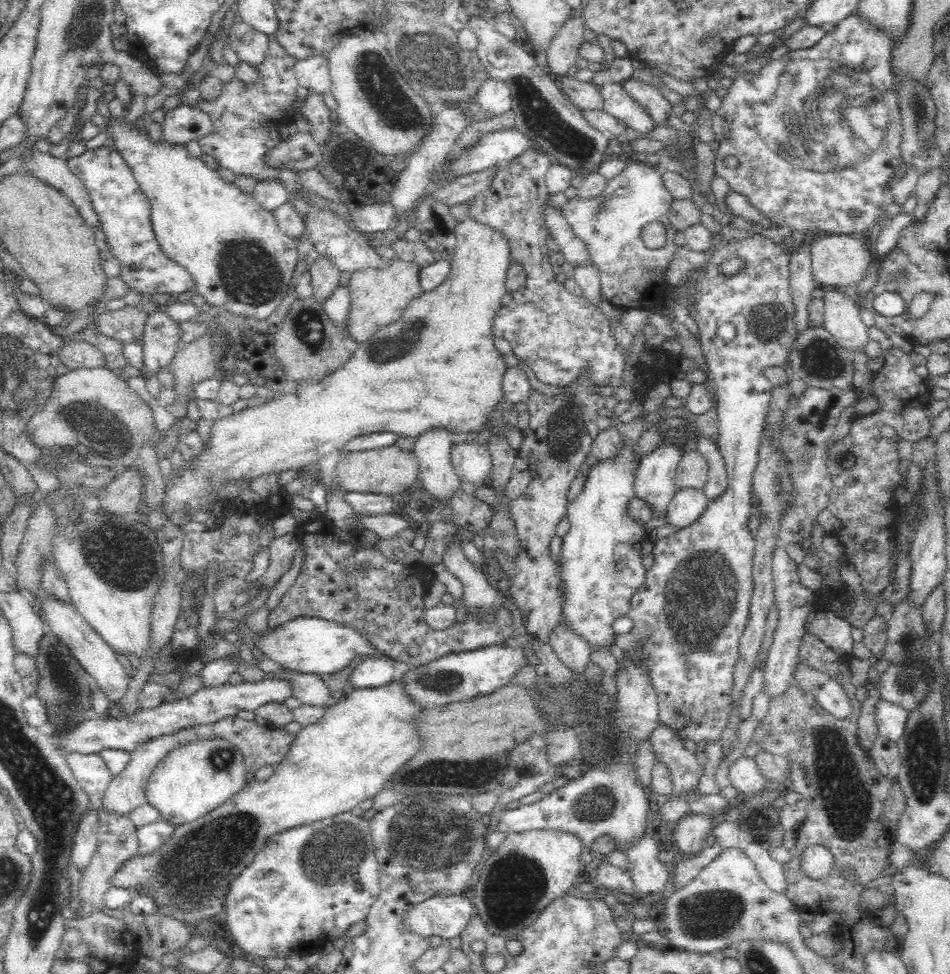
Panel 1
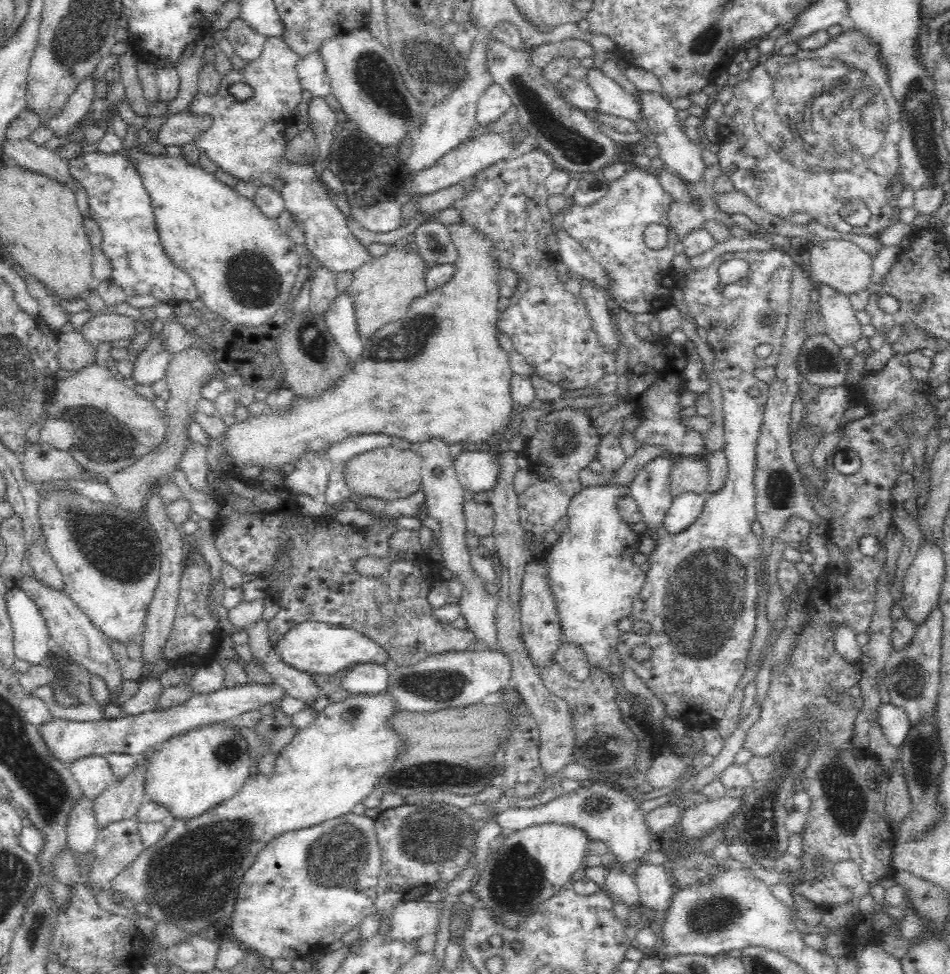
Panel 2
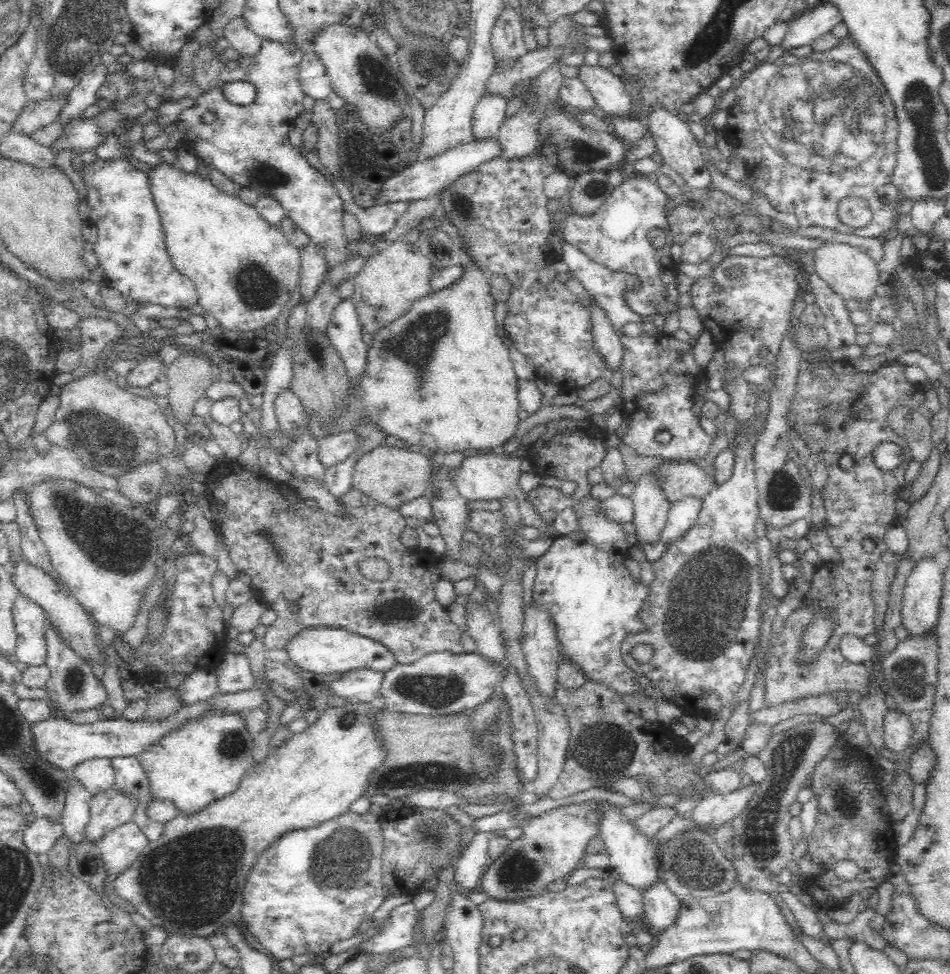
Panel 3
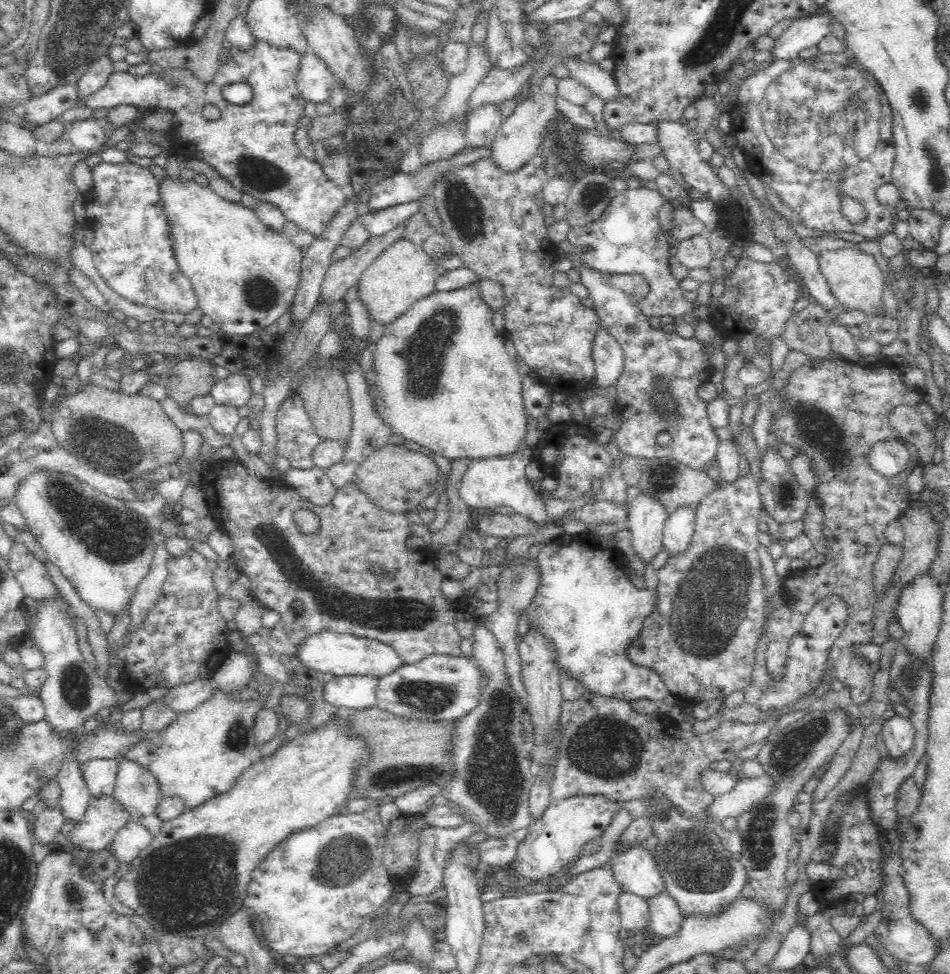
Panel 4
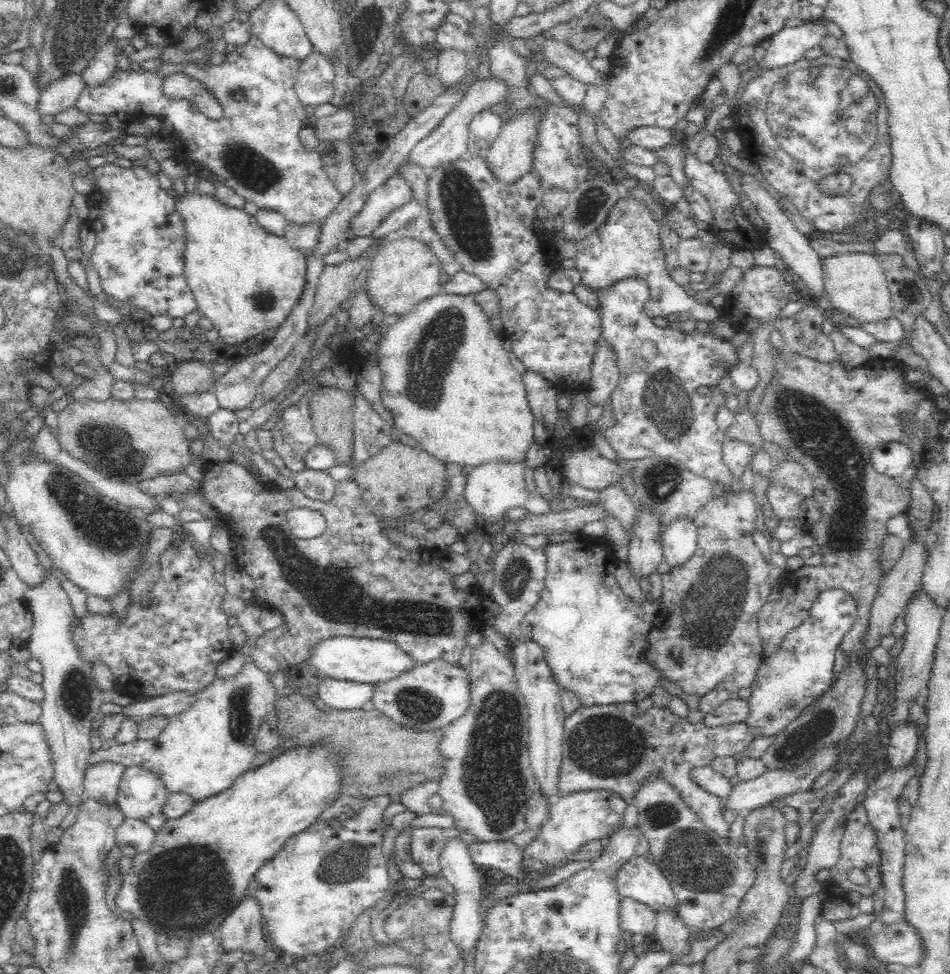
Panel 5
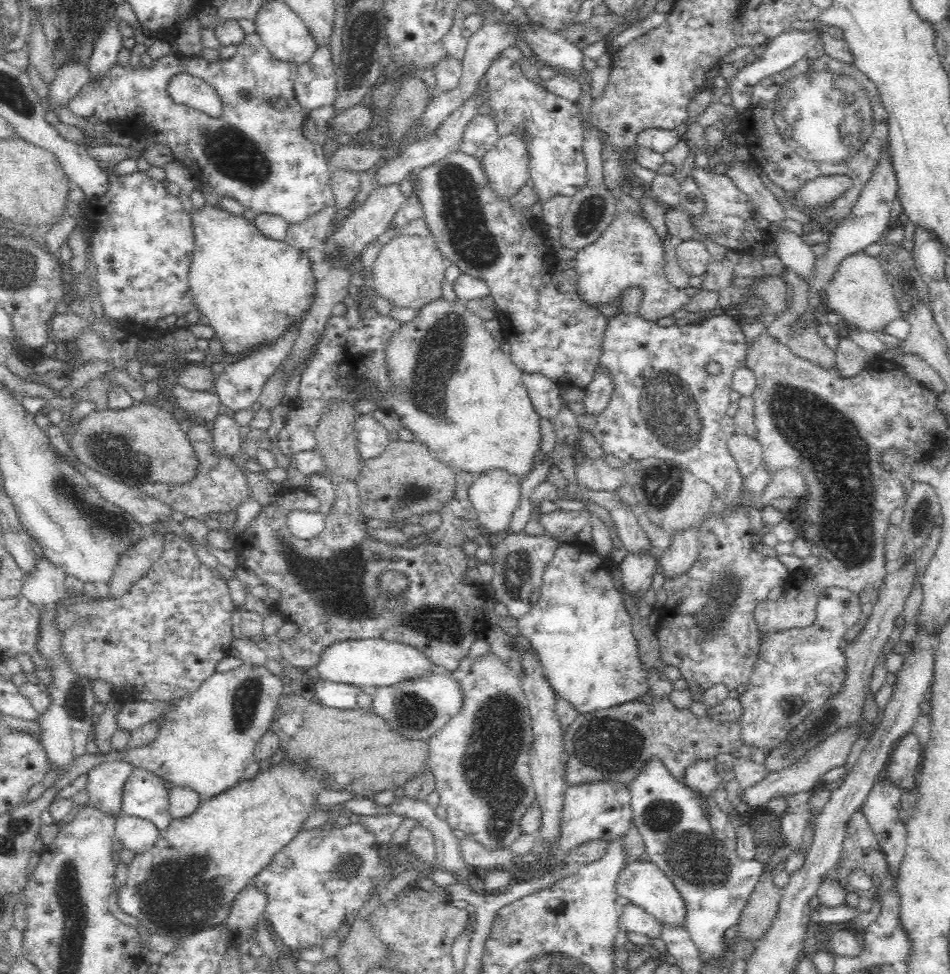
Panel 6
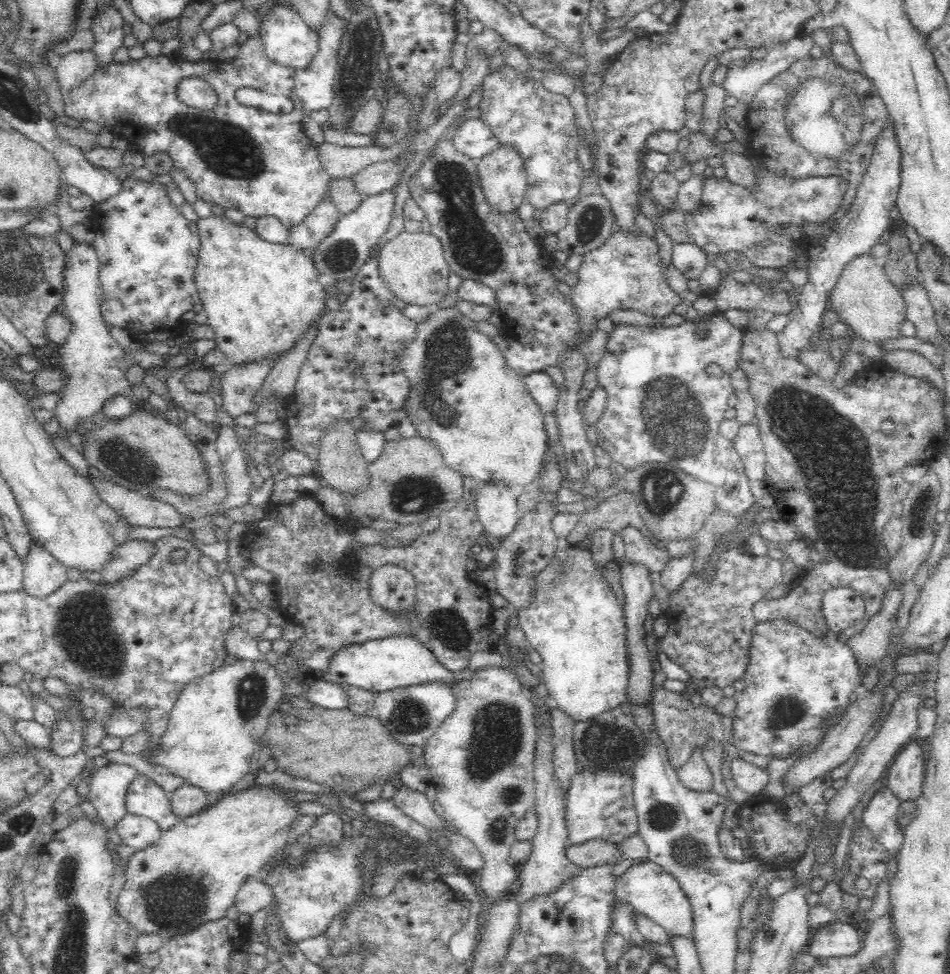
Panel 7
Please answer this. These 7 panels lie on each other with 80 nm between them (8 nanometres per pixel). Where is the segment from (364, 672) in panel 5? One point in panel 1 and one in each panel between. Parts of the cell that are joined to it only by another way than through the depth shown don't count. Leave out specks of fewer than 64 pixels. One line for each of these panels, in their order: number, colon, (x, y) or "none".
1: (310, 645)
2: (318, 648)
3: (323, 650)
4: (341, 655)

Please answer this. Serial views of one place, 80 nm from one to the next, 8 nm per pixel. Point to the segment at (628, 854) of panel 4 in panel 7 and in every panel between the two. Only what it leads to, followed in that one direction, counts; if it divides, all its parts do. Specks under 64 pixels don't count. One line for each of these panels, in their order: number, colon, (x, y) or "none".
5: (639, 879)
6: (640, 881)
7: (653, 892)

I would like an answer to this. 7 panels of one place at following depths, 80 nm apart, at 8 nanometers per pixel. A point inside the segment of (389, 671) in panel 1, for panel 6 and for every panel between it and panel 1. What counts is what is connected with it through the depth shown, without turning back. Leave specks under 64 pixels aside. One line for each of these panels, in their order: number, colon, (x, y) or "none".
2: (364, 680)
3: (362, 687)
4: (349, 693)
5: (338, 694)
6: (340, 696)

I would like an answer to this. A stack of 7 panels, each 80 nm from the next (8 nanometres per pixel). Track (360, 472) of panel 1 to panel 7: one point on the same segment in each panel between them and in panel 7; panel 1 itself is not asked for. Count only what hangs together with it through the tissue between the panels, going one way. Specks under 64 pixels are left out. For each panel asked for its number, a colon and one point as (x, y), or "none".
2: (388, 473)
3: (392, 476)
4: (395, 479)
5: (400, 480)
6: (406, 480)
7: (411, 482)

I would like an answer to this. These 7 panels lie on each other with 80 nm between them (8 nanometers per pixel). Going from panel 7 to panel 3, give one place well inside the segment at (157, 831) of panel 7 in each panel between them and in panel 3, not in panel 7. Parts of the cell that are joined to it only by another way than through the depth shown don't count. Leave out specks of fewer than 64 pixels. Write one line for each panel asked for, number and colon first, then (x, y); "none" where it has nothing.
3: (120, 848)
4: (130, 840)
5: (133, 836)
6: (137, 834)

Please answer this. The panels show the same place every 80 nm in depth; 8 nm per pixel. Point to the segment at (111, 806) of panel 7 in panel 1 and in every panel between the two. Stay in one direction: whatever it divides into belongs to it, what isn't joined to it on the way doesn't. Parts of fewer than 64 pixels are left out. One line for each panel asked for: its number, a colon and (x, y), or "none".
1: (91, 771)
2: (93, 774)
3: (98, 775)
4: (100, 774)
5: (101, 782)
6: (105, 783)

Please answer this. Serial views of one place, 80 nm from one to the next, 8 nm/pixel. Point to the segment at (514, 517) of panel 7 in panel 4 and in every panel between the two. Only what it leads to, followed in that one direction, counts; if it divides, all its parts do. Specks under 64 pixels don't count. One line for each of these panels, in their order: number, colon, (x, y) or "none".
4: (487, 484)
5: (492, 489)
6: (495, 494)

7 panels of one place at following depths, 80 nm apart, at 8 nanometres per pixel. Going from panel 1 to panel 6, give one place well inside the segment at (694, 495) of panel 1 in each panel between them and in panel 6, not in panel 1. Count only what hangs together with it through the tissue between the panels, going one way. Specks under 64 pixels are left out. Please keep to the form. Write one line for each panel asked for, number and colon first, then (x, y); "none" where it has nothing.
2: (685, 509)
3: (683, 515)
4: (678, 532)
5: (679, 541)
6: (678, 559)

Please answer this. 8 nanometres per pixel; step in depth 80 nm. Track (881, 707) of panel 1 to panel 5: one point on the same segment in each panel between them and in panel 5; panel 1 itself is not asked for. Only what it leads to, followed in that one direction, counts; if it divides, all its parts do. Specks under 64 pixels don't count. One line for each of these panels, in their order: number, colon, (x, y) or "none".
2: (894, 721)
3: (897, 728)
4: (898, 733)
5: (902, 743)

